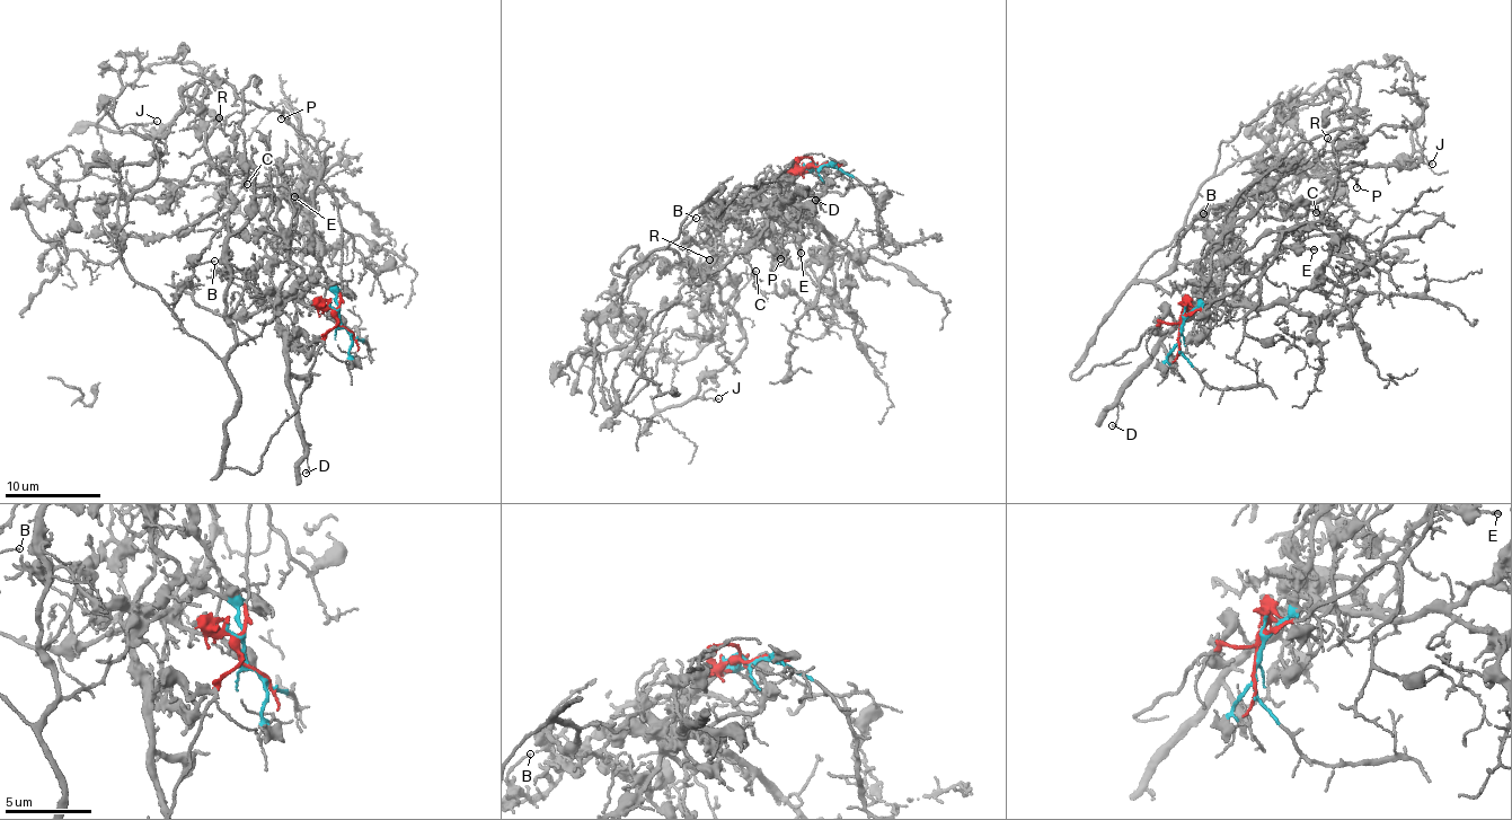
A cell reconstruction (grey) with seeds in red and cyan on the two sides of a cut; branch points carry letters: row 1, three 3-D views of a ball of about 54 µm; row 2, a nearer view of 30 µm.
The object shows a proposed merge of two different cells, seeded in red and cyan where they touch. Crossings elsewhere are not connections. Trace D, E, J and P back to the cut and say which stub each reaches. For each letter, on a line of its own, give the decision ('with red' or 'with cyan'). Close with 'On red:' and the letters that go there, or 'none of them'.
D: with cyan
E: with cyan
J: with red
P: with cyan
On red: J

